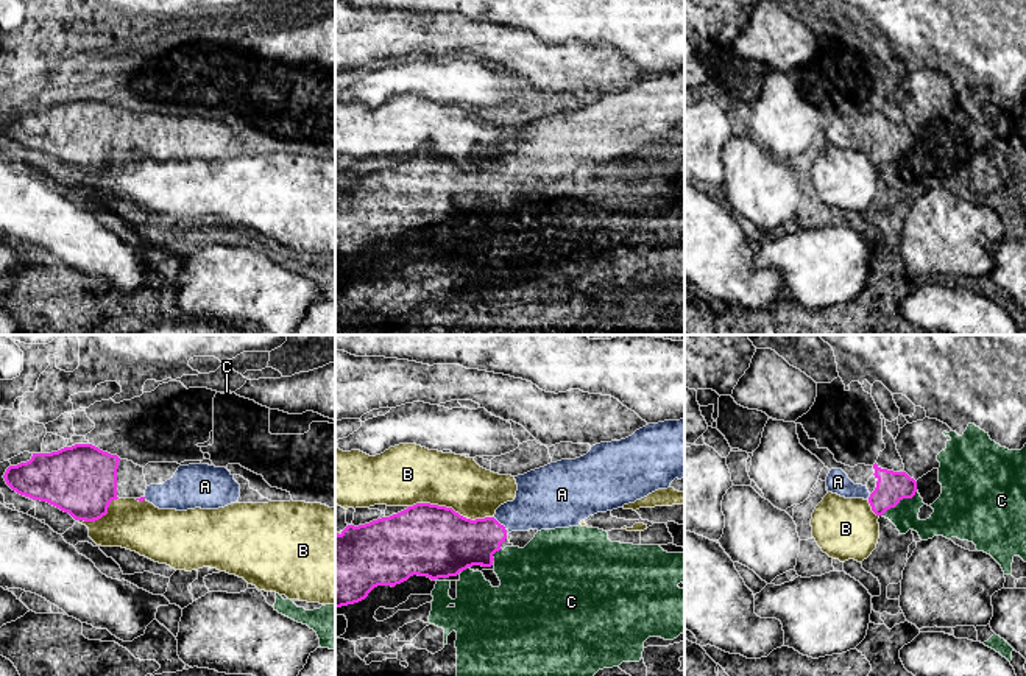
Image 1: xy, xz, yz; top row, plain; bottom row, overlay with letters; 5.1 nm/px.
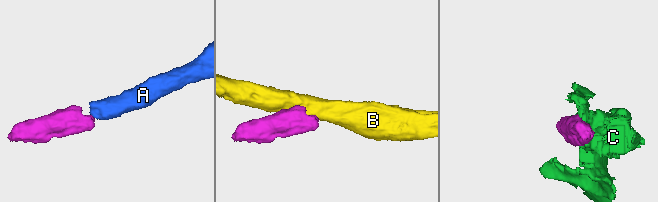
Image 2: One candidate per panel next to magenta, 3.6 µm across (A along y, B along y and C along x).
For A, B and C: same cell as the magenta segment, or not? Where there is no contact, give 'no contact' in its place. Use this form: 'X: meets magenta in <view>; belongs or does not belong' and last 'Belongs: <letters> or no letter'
A: meets magenta in xz; belongs
B: meets magenta in xz; does not belong
C: meets magenta in yz; does not belong
Belongs: A

